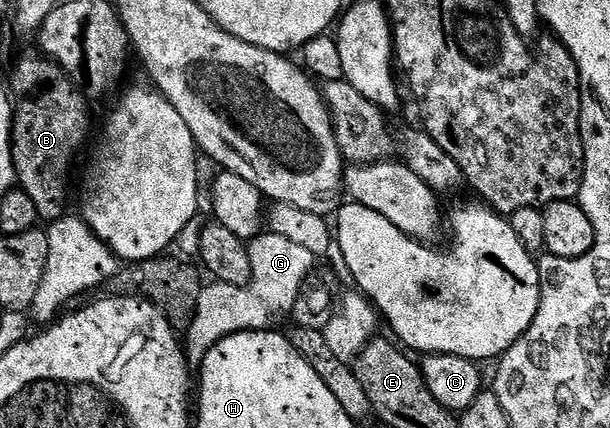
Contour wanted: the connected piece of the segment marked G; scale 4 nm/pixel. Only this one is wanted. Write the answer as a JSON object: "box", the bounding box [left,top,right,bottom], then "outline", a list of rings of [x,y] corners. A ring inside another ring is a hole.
{"box":[184,231,316,370],"outline":[[[271,231],[260,234],[247,246],[252,277],[249,285],[214,281],[211,282],[212,285],[207,284],[201,288],[195,317],[184,335],[185,357],[191,370],[199,370],[209,351],[225,337],[267,329],[277,317],[289,316],[316,263],[316,256],[305,247]]]}

